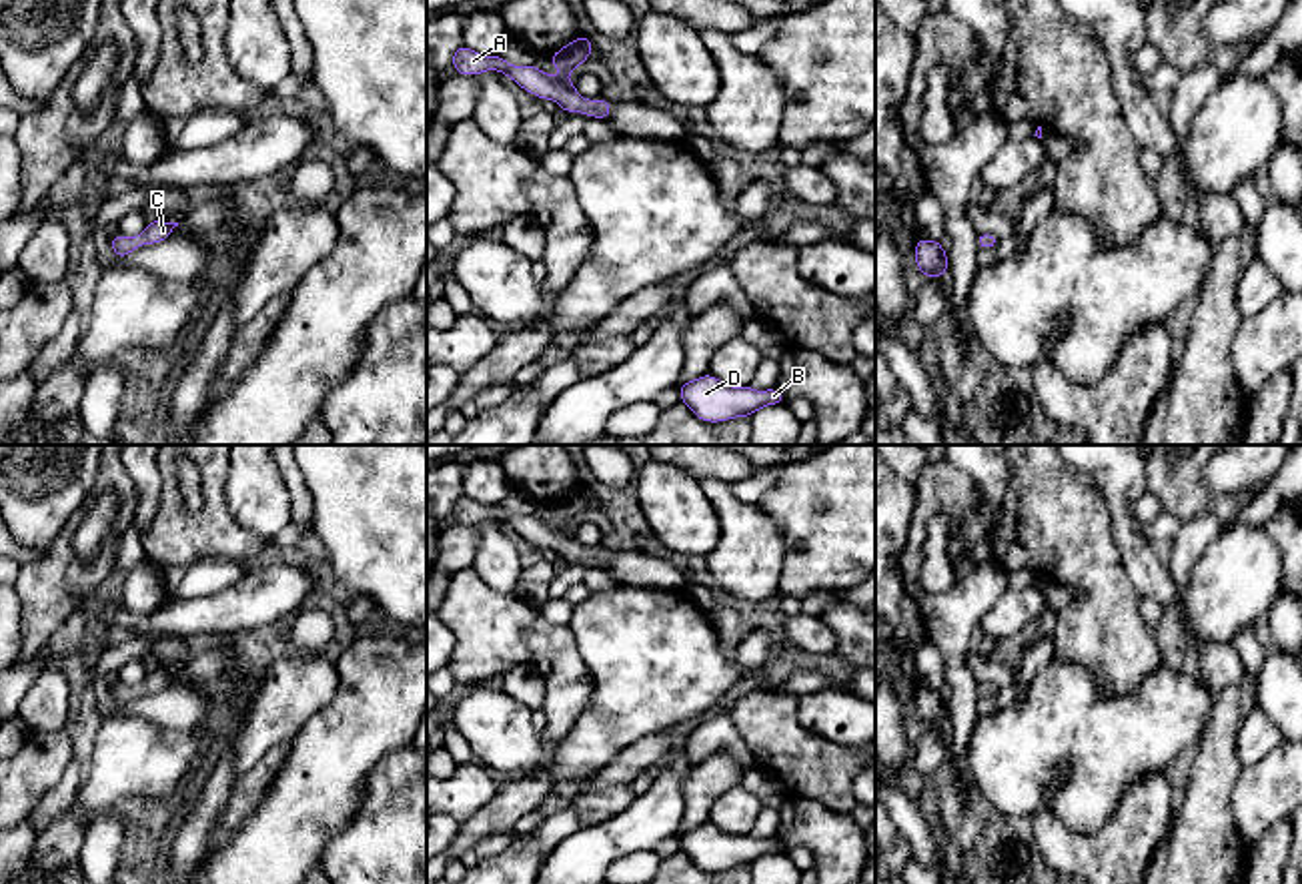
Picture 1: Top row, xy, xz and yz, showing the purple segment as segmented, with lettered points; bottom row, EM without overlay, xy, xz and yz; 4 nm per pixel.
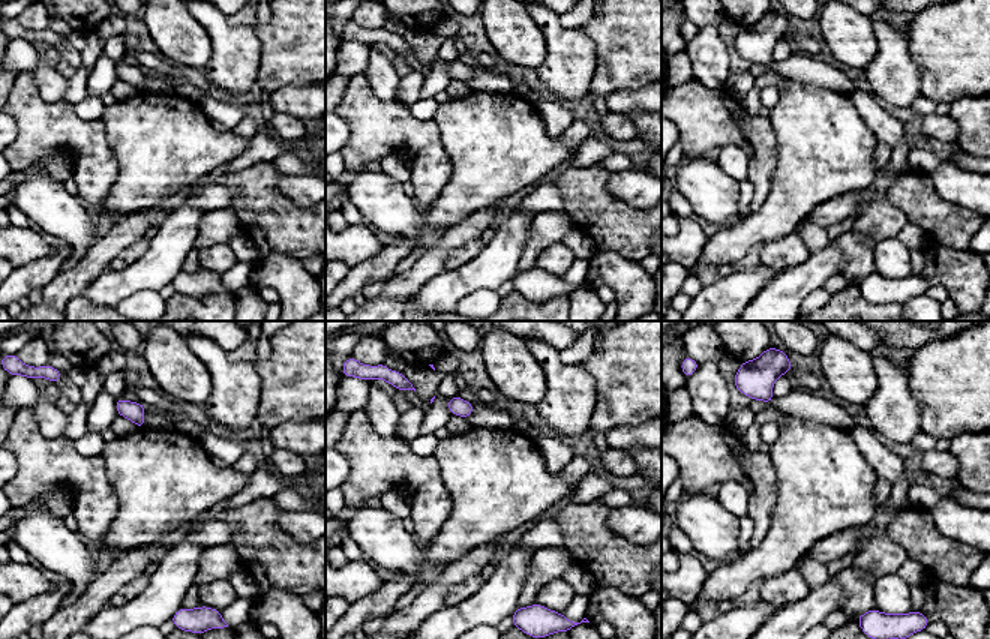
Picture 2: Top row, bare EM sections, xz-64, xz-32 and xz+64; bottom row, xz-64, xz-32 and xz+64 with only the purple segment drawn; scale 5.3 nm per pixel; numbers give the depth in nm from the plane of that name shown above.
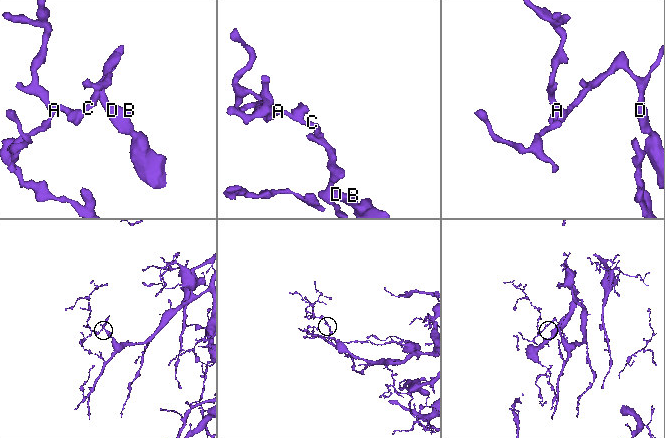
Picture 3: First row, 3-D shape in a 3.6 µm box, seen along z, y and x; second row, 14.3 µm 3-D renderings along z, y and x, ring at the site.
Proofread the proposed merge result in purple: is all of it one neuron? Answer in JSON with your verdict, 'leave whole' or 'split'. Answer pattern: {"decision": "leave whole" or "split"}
{"decision": "leave whole"}

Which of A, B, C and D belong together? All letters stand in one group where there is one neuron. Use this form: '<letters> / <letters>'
A B C D

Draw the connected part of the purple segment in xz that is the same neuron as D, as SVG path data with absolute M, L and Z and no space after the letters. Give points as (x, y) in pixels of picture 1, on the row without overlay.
M711 822L681 832L677 838L681 852L685 852L697 868L707 872L751 866L761 856L787 850L777 836L767 840L755 840L749 834L731 836Z

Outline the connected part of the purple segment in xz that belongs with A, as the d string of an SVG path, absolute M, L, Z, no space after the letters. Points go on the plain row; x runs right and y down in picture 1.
M579 485L571 489L561 499L549 503L553 509L553 515L563 521L563 525L551 527L547 521L531 515L513 515L509 513L501 503L497 505L483 505L463 493L459 493L453 501L453 519L465 525L477 525L485 519L499 519L501 523L515 529L523 539L531 541L537 547L549 547L555 549L561 559L569 561L581 561L593 567L609 567L611 553L609 549L595 547L585 549L575 539L575 531L569 531L567 525L583 511L589 509L589 503L593 499L593 489L587 485Z

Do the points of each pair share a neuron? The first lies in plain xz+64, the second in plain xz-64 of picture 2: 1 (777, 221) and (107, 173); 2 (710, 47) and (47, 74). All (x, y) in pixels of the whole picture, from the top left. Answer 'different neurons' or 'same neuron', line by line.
1: different neurons
2: same neuron

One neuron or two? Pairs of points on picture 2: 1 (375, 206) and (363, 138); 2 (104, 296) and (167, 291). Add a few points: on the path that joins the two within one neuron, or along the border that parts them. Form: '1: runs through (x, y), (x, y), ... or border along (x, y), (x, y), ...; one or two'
1: border along (363, 167), (348, 173); two
2: border along (170, 282), (158, 290); two

